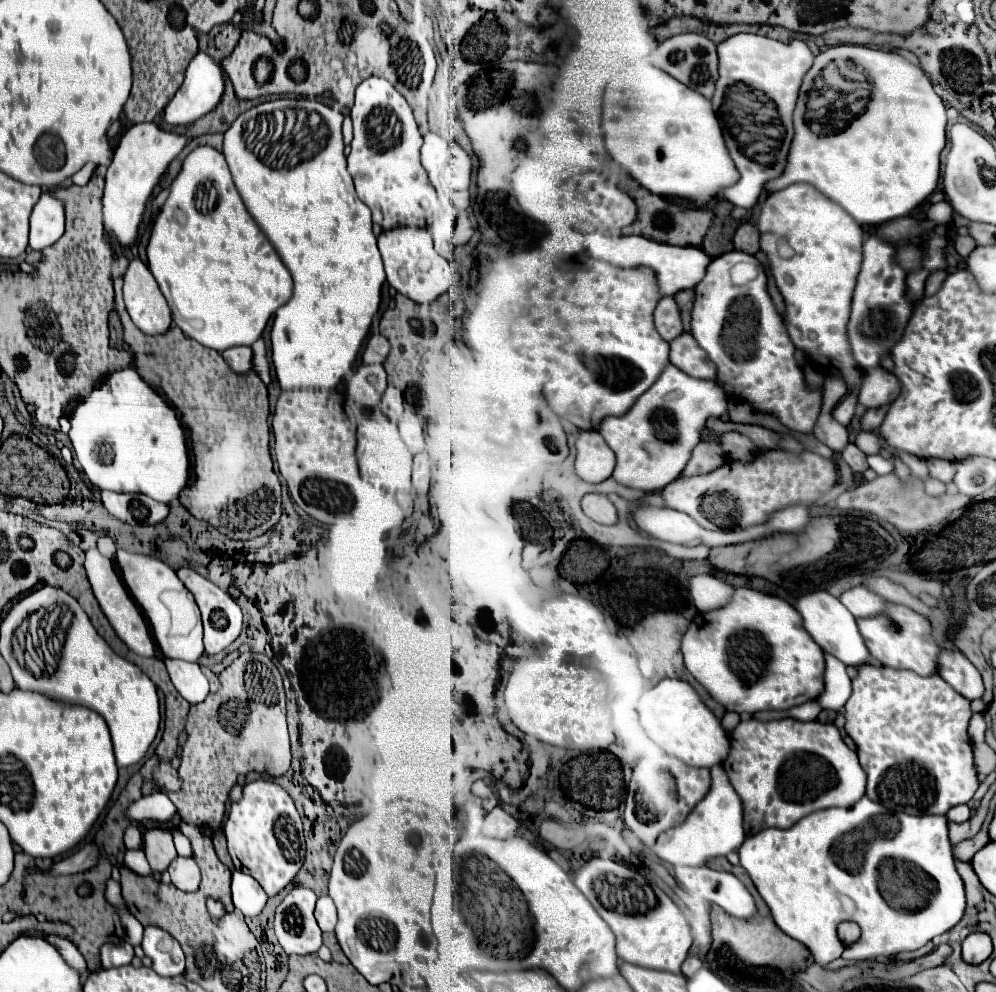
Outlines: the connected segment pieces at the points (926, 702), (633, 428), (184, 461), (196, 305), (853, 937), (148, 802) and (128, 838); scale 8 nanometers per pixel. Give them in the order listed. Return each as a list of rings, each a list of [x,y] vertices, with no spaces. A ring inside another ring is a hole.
[[[861,664],[851,682],[853,694],[845,704],[845,732],[857,744],[857,756],[867,774],[865,796],[883,804],[891,812],[905,814],[947,814],[949,808],[967,804],[979,788],[971,740],[967,734],[973,716],[971,702],[955,692],[939,674],[917,676],[909,670]]]
[[[669,364],[657,378],[657,382],[635,402],[635,406],[625,416],[609,416],[599,426],[599,434],[605,438],[607,446],[617,456],[613,478],[623,486],[637,488],[643,492],[661,490],[665,484],[669,484],[683,472],[691,450],[699,444],[699,430],[705,426],[707,418],[721,418],[723,414],[727,414],[727,400],[729,398],[725,390],[717,382],[691,378],[673,364]],[[647,442],[655,446],[651,454],[645,450]]]
[[[131,366],[113,372],[101,392],[105,392],[101,400],[89,400],[85,408],[77,406],[75,414],[69,418],[73,424],[69,438],[91,484],[101,490],[147,494],[165,504],[177,498],[189,478],[189,456],[185,434],[173,408],[149,384],[145,384]],[[103,444],[113,448],[111,464],[105,464],[99,458],[99,448]]]
[[[199,146],[187,154],[181,172],[171,182],[169,196],[151,228],[147,266],[171,308],[173,322],[185,336],[217,352],[233,346],[251,346],[261,336],[275,310],[283,306],[293,292],[293,280],[287,266],[247,212],[223,154],[209,146]]]
[[[841,922],[839,924],[839,940],[849,946],[853,942],[857,942],[861,936],[861,928],[855,922]]]
[[[153,792],[133,802],[125,814],[137,822],[143,822],[145,818],[145,820],[157,820],[159,824],[167,824],[177,814],[177,808],[165,792]]]
[[[129,826],[125,830],[125,846],[127,848],[143,848],[143,840],[141,840],[141,830],[135,826]]]

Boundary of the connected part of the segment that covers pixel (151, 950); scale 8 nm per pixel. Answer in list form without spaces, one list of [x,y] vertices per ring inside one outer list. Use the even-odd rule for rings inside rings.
[[[145,926],[141,948],[151,958],[151,968],[161,976],[177,976],[185,970],[185,954],[179,942],[163,928]]]

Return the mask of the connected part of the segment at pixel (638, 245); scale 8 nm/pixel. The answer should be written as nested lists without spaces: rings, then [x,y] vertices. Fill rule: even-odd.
[[[593,234],[593,236],[597,236],[589,246],[589,254],[593,258],[611,262],[615,266],[623,264],[621,268],[631,268],[637,264],[651,266],[657,272],[659,288],[661,288],[663,296],[673,296],[679,290],[695,288],[695,284],[701,282],[701,278],[705,276],[705,270],[711,262],[711,258],[698,246],[683,246],[681,248],[681,246],[653,242],[653,240],[643,238],[643,236],[619,236],[619,238],[603,236],[603,234]]]

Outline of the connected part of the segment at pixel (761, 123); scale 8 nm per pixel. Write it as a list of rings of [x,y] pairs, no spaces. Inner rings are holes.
[[[735,34],[717,46],[719,80],[713,96],[713,110],[721,122],[725,144],[741,174],[737,186],[723,190],[723,196],[741,208],[753,208],[767,180],[781,176],[787,150],[793,138],[791,114],[803,76],[813,64],[809,46],[801,40],[783,44],[767,36]]]

